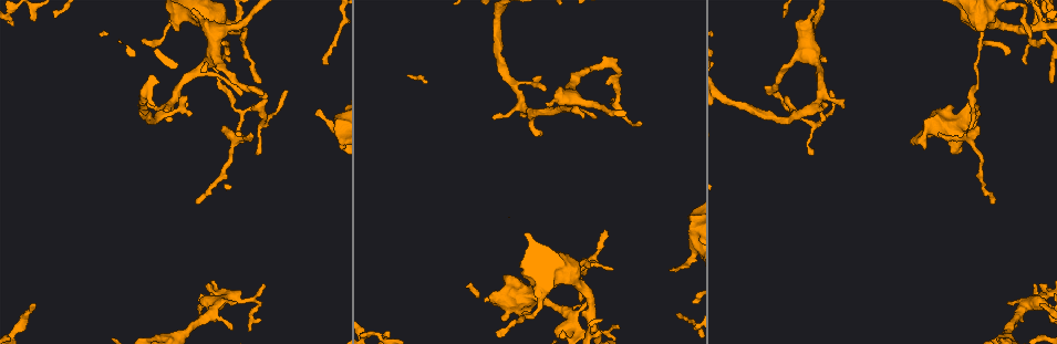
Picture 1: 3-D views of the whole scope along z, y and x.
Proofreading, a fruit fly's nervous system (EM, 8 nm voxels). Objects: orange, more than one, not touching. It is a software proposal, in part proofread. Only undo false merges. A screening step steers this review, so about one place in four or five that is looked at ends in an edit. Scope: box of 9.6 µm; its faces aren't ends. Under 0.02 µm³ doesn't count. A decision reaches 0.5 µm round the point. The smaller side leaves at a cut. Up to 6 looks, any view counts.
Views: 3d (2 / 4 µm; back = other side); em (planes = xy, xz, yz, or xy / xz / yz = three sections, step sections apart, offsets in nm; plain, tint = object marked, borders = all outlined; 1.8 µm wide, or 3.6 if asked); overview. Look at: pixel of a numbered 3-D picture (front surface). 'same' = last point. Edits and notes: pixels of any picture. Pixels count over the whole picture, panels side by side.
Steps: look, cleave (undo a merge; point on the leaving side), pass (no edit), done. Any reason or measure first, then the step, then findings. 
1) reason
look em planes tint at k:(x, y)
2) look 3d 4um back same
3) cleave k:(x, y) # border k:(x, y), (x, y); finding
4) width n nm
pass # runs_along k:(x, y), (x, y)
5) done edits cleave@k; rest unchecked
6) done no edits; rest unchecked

sharp bend
look em xz step 16 tint at 1:(614, 68)

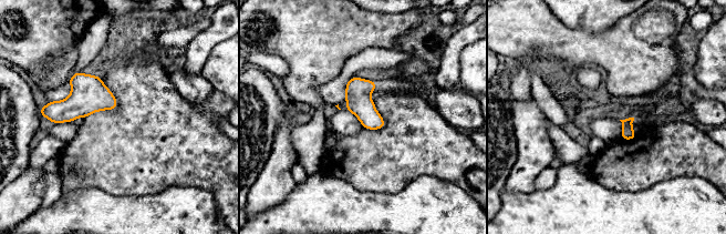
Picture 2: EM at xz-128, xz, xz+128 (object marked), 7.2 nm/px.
cut it another way
look em planes tint same

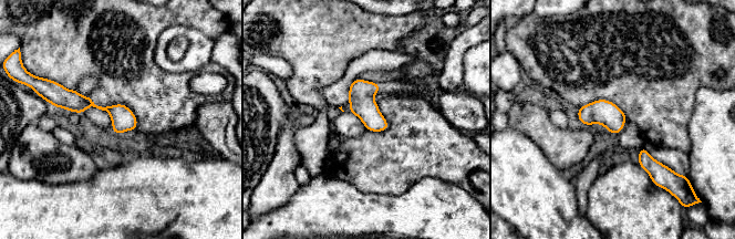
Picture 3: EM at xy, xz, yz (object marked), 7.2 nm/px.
pass # all the same neuron

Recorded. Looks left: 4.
four-way junction
look em xy step 8 borders at 1:(805, 50)

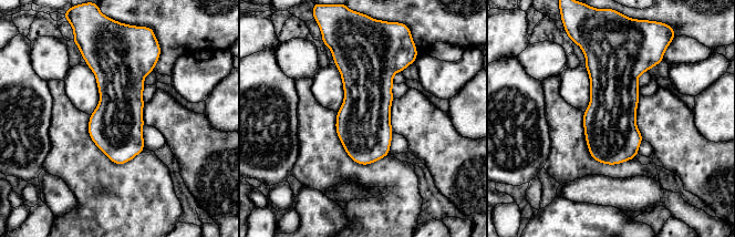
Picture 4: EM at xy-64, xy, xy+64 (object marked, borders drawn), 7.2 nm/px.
another direction
look em xz step 4 borders same

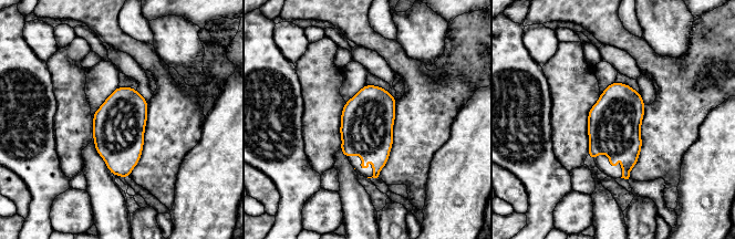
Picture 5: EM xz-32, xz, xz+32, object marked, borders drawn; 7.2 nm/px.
width 380 nm
pass # all the same neuron

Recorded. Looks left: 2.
abrupt turn
look em planes tint at 1:(1041, 30)

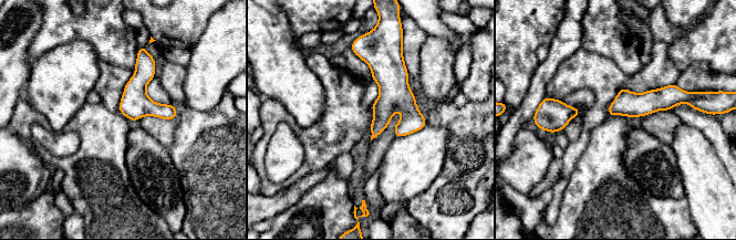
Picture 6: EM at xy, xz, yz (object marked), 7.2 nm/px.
pass # runs_along 6:(359, 51), (393, 81), (420, 126); continuous, no second neuron

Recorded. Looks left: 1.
done no edits; rest unchecked

